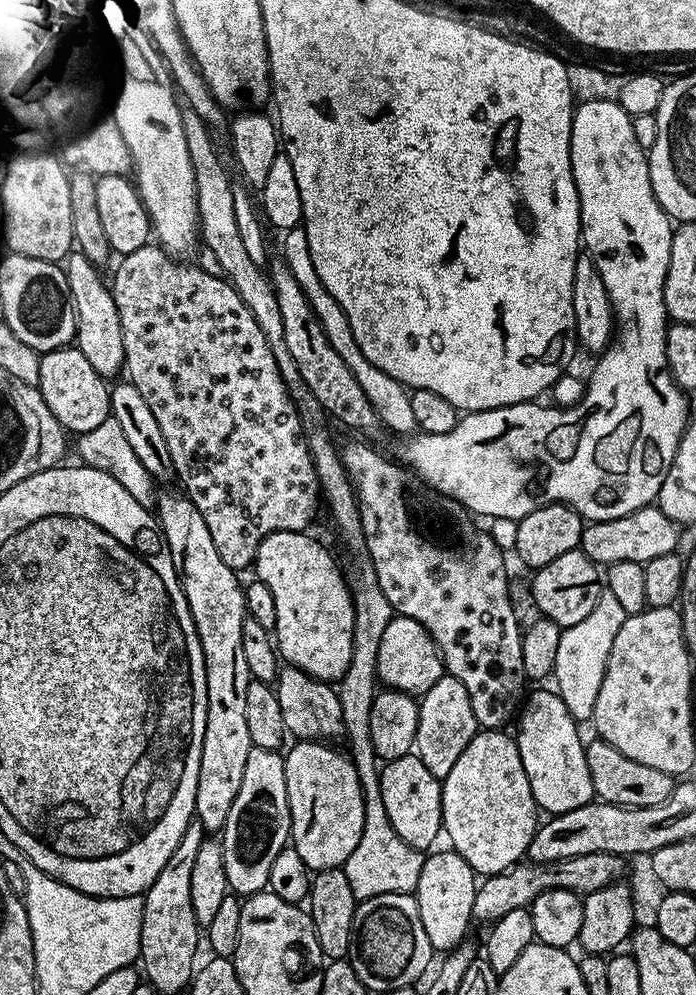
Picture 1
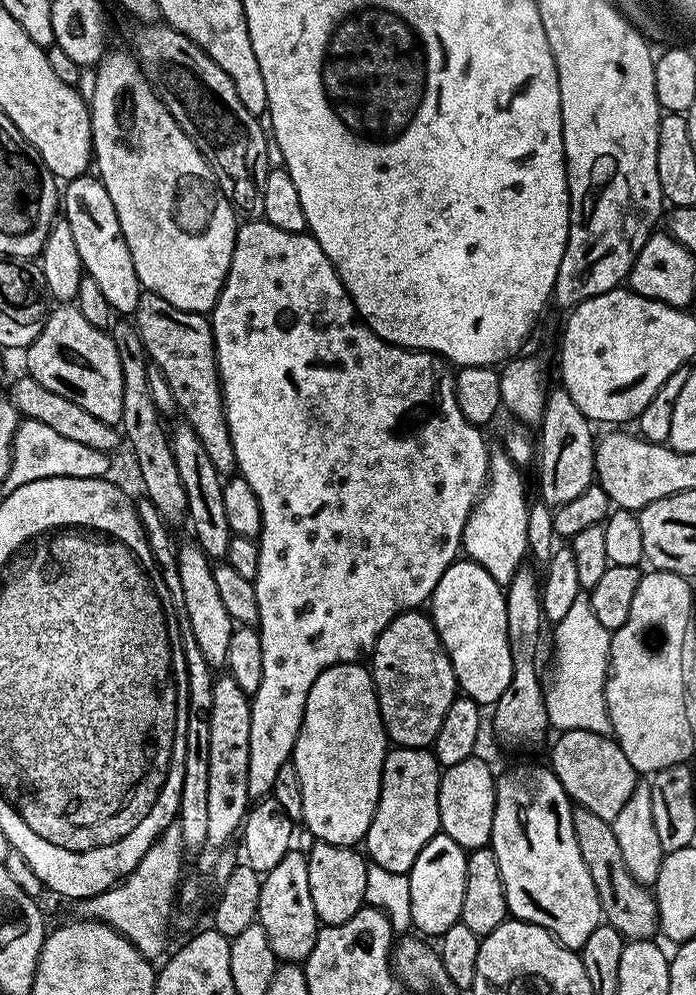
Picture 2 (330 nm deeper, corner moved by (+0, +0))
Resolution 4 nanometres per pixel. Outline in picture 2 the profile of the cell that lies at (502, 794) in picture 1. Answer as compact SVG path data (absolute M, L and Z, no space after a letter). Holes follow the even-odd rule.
M474 754L454 766L443 769L438 786L440 832L454 838L454 842L458 842L458 846L466 850L489 847L494 826L495 801L496 776L480 754Z

